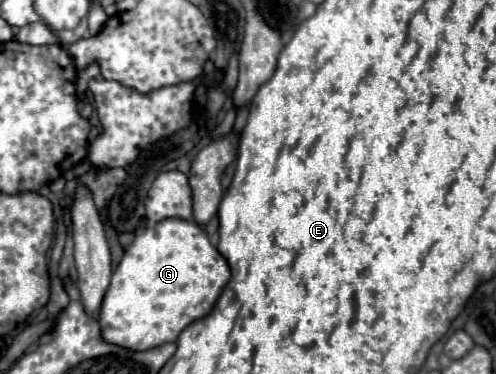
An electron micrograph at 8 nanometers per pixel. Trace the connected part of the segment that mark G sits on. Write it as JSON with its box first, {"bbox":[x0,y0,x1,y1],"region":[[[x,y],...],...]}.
{"bbox":[98,219,230,351],"region":[[[164,219],[156,225],[150,225],[144,231],[136,233],[134,241],[124,251],[122,261],[112,273],[112,281],[98,313],[102,339],[130,351],[146,351],[164,343],[174,343],[182,329],[214,311],[214,305],[228,281],[230,267],[226,259],[218,253],[216,247],[212,247],[206,231],[194,221]]]}

